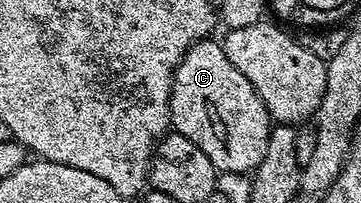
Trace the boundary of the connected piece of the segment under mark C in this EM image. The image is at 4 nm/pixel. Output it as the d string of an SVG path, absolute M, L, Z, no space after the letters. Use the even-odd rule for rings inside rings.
M203 40L194 43L186 51L184 58L177 64L173 73L172 91L170 92L170 112L172 113L172 126L175 133L186 136L206 156L210 156L210 164L216 166L217 171L228 174L244 174L256 169L258 164L262 164L262 156L266 156L266 144L270 140L270 132L274 125L272 117L268 114L266 104L254 92L254 84L230 64L226 56L223 45L219 41Z

